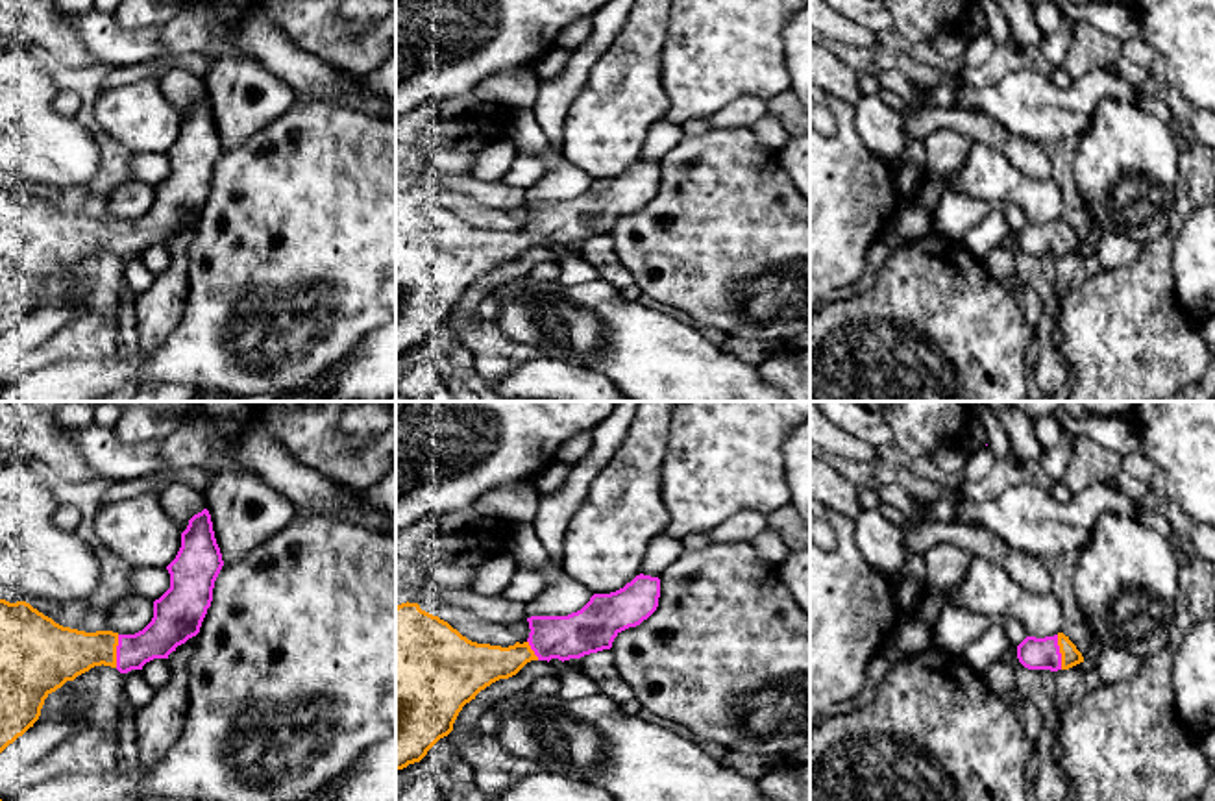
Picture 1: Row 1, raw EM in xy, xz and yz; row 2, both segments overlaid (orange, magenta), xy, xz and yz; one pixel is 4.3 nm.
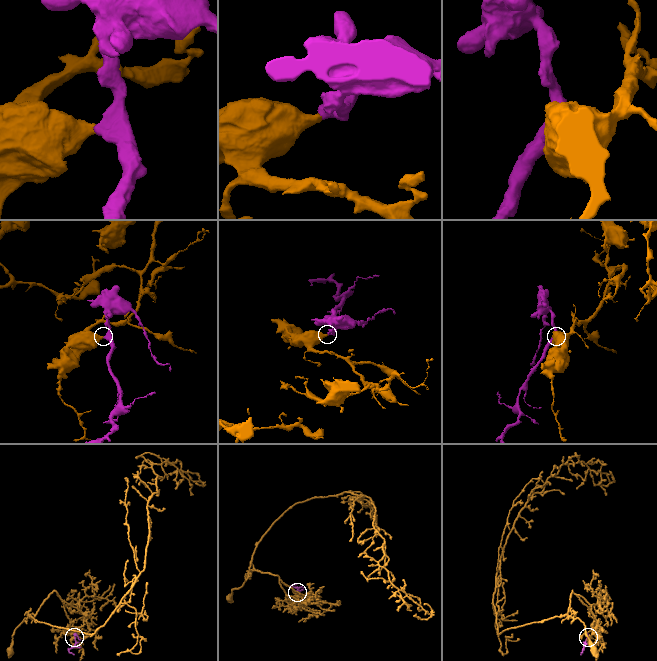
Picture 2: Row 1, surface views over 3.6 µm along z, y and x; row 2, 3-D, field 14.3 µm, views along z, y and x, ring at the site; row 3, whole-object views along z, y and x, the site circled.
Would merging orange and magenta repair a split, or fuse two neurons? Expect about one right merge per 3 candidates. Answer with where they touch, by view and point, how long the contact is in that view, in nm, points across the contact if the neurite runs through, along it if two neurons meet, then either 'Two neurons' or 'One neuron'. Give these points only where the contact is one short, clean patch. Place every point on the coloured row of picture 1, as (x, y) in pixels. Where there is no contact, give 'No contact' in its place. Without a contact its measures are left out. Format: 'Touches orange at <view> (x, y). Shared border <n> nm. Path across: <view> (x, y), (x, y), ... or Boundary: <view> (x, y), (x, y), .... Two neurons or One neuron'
Touches orange at yz (1060, 652). Shared border 150 nm. Path across: yz (1069, 653), (1060, 652), (1036, 653). One neuron

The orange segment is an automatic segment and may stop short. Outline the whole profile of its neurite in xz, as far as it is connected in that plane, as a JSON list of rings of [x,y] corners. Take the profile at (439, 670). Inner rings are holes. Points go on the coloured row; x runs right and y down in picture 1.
[[[636,575],[623,588],[594,594],[577,612],[568,616],[531,616],[529,638],[501,647],[477,644],[462,636],[448,622],[420,609],[418,603],[396,607],[396,771],[420,762],[427,751],[453,731],[466,703],[499,679],[516,675],[531,660],[570,660],[610,649],[614,638],[647,620],[658,607],[660,579]]]

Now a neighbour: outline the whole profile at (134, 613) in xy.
[[[133,594],[109,609],[107,629],[118,635],[135,635],[153,618],[153,601]]]

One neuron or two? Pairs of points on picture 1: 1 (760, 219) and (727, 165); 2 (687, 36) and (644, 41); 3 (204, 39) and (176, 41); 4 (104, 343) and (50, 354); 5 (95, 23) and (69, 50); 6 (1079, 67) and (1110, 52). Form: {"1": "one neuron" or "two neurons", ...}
{"1": "one neuron", "2": "two neurons", "3": "one neuron", "4": "one neuron", "5": "two neurons", "6": "one neuron"}

